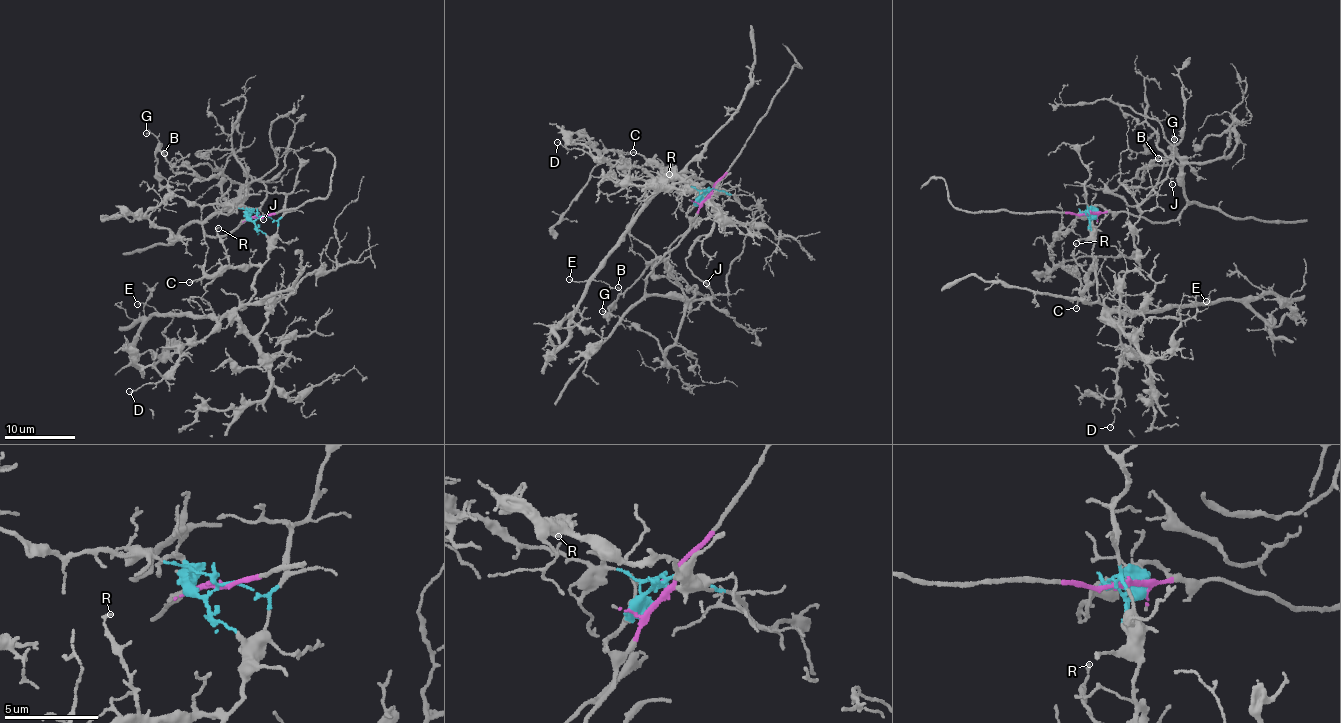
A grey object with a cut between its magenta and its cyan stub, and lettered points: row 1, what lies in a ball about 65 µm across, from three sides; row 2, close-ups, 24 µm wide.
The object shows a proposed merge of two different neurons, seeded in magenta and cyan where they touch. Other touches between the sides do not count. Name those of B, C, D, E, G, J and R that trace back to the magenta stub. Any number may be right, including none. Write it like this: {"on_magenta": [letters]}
{"on_magenta": ["B", "G", "J"]}

